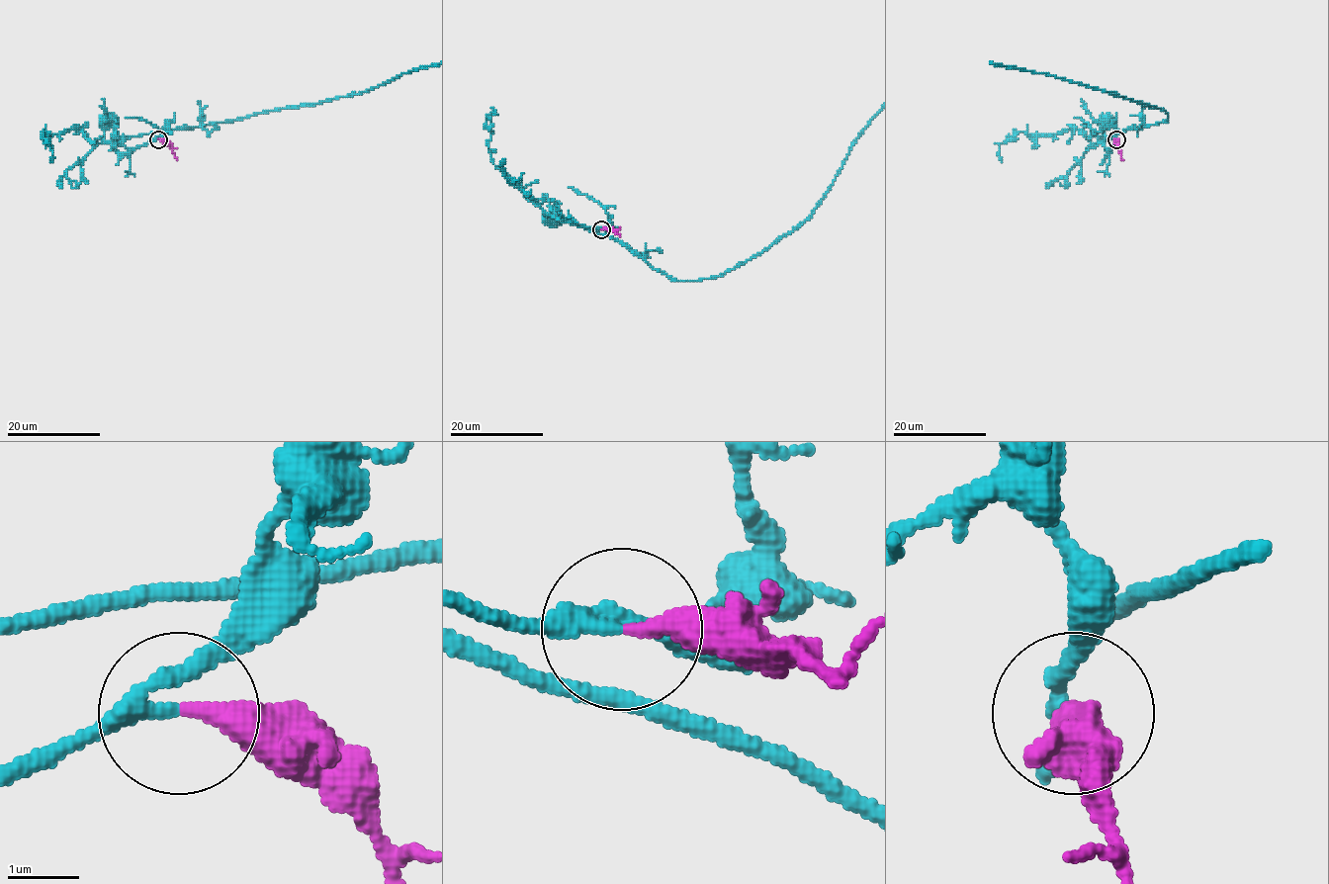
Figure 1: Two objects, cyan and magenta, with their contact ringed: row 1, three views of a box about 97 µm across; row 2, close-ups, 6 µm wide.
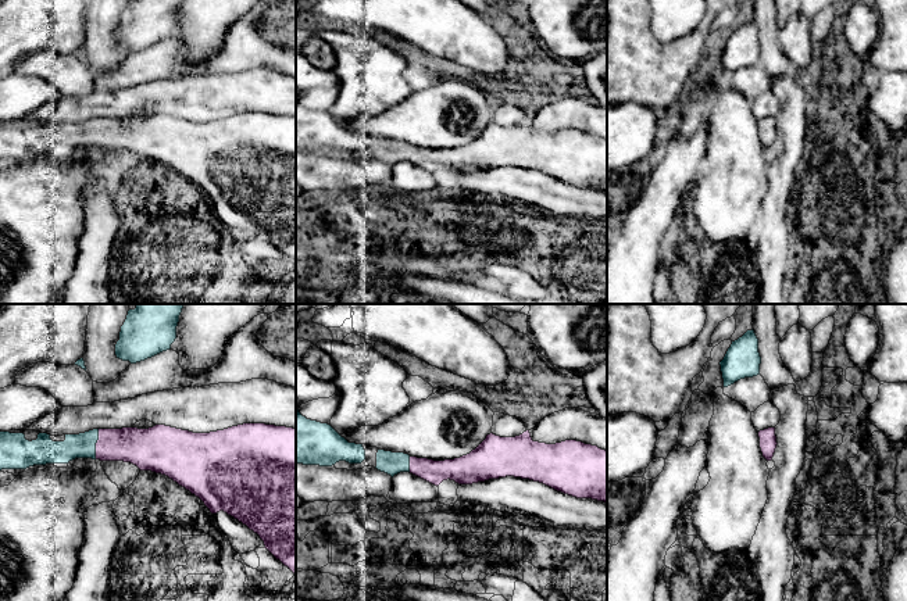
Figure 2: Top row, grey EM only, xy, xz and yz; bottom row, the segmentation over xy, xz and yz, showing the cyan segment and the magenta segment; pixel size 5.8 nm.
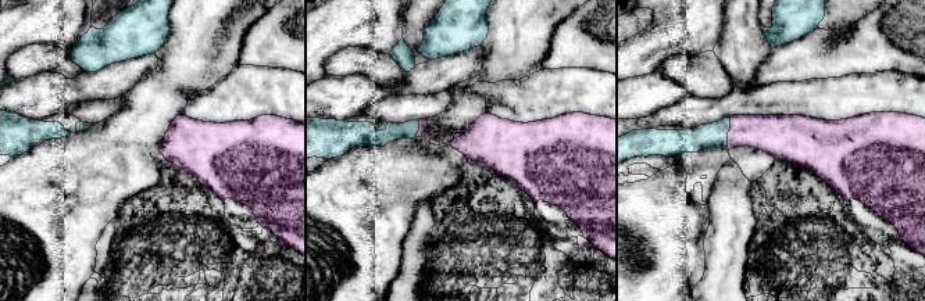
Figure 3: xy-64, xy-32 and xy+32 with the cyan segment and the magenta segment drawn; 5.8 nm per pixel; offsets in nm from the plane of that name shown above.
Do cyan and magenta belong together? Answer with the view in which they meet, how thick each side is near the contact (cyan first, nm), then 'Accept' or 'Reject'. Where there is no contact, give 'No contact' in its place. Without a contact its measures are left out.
Touches cyan in xy. Thickness 140 nm (cyan) against 200 nm. Accept

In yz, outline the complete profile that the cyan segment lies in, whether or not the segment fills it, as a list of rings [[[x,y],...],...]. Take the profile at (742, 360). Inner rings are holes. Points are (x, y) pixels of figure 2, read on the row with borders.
[[[751,329],[732,341],[724,359],[719,362],[724,387],[731,386],[740,379],[760,375],[760,364],[758,339]]]

